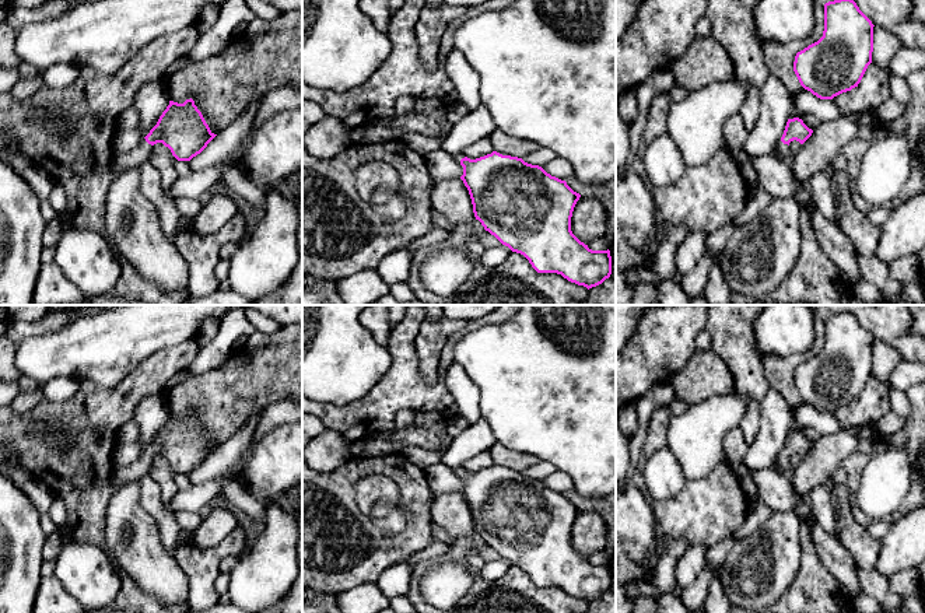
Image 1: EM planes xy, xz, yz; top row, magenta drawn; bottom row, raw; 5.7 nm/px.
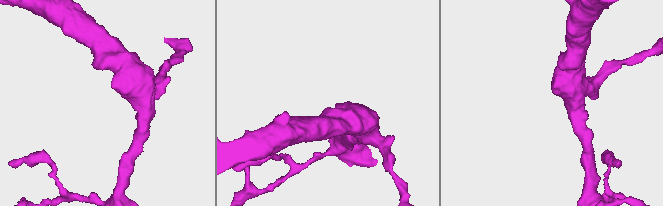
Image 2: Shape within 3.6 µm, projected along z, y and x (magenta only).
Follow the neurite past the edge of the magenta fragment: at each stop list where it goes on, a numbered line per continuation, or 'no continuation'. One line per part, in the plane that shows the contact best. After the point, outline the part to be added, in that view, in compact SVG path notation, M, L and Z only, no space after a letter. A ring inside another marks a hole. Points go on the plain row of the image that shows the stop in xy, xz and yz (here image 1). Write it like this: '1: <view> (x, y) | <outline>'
1: xy (122, 475) | M143 452L141 458L127 466L113 466L113 474L111 477L112 494L130 481L139 480L151 472L153 459Z

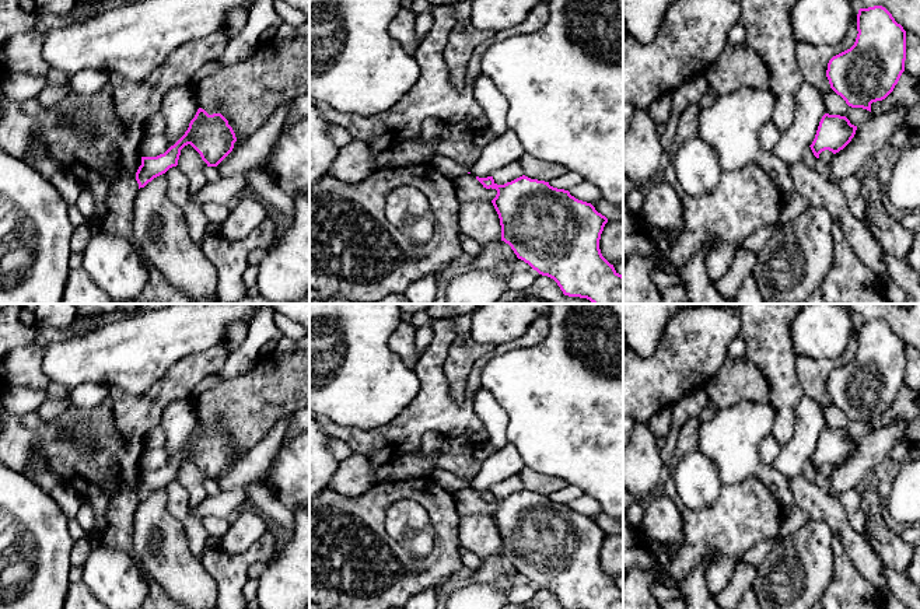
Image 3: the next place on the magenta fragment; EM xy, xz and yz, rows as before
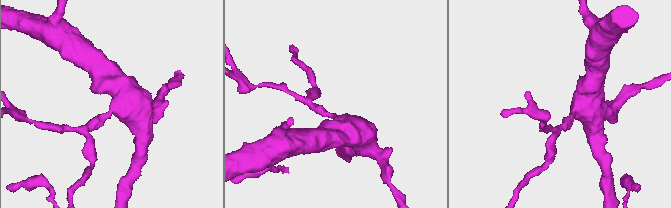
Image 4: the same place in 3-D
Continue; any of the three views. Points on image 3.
no continuation

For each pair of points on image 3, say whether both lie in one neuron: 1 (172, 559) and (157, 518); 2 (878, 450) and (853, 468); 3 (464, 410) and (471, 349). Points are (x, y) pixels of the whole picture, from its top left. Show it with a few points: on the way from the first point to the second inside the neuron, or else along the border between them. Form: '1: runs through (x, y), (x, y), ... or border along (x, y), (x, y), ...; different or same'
1: runs through (167, 549), (167, 536), (163, 528); same
2: runs through (873, 450), (859, 464); same
3: border along (490, 352), (476, 360), (457, 405); different

